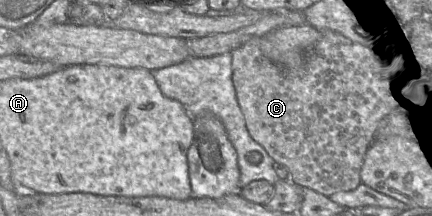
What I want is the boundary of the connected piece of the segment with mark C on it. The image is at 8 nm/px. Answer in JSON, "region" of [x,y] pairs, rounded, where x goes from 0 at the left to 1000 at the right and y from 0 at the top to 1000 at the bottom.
{"region":[[[745,139],[743,176],[706,255],[706,287],[697,329],[662,329],[648,306],[620,278],[604,241],[606,171],[583,176],[560,213],[542,227],[537,245],[537,375],[546,426],[546,449],[556,505],[565,532],[572,602],[579,630],[634,736],[664,773],[671,801],[671,833],[699,870],[715,870],[738,889],[757,912],[782,894],[803,889],[824,875],[836,843],[836,778],[843,750],[845,713],[863,648],[868,611],[889,537],[907,509],[935,491],[956,468],[954,431],[935,370],[917,296],[898,273],[889,273],[875,250],[836,218],[789,157],[769,139]]]}

